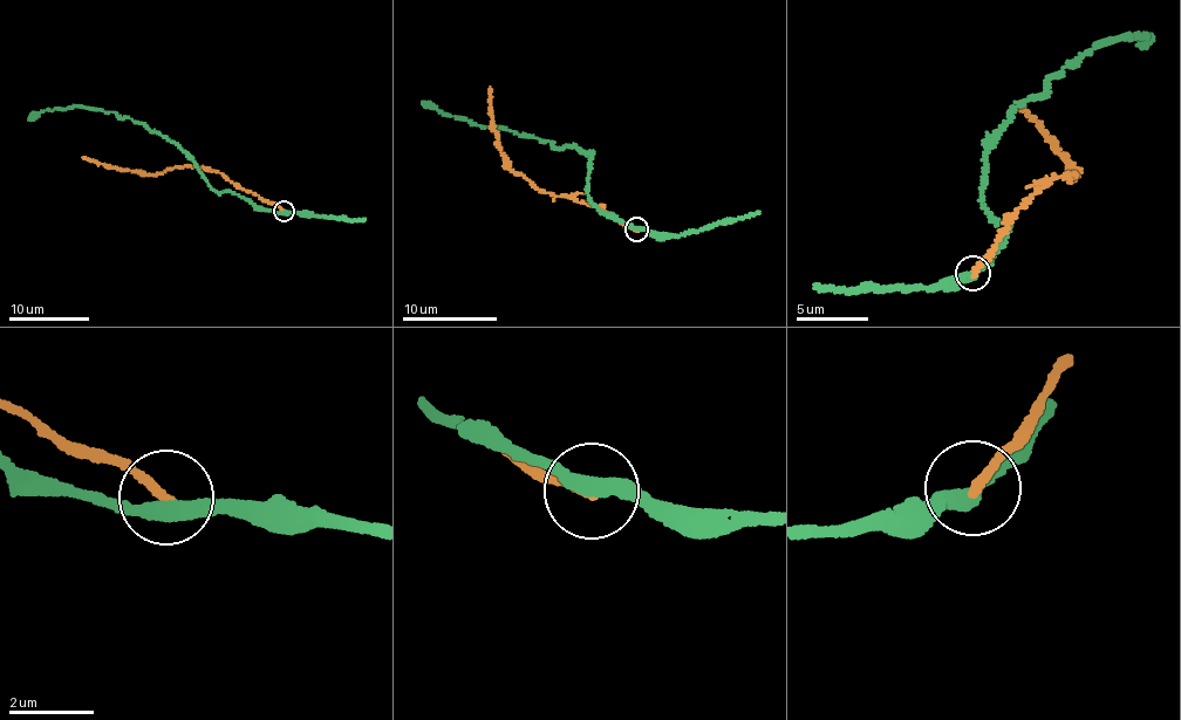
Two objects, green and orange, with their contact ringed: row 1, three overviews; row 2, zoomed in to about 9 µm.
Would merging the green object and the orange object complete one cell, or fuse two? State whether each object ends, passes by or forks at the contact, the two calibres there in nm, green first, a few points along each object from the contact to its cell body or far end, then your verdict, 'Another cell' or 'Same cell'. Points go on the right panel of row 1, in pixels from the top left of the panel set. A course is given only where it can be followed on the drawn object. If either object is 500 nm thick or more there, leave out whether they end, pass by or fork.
At the ring green passes by. At the ring orange ends. Thickness 360 nm (green) against 240 nm. Course of green: (971, 275), (1004, 246), (984, 160), (1017, 105), (1084, 53), (1131, 35), (1145, 46). Course of orange: (971, 272), (989, 259), (1017, 212), (1048, 182), (1074, 176), (1036, 117), (1018, 107). Another cell

